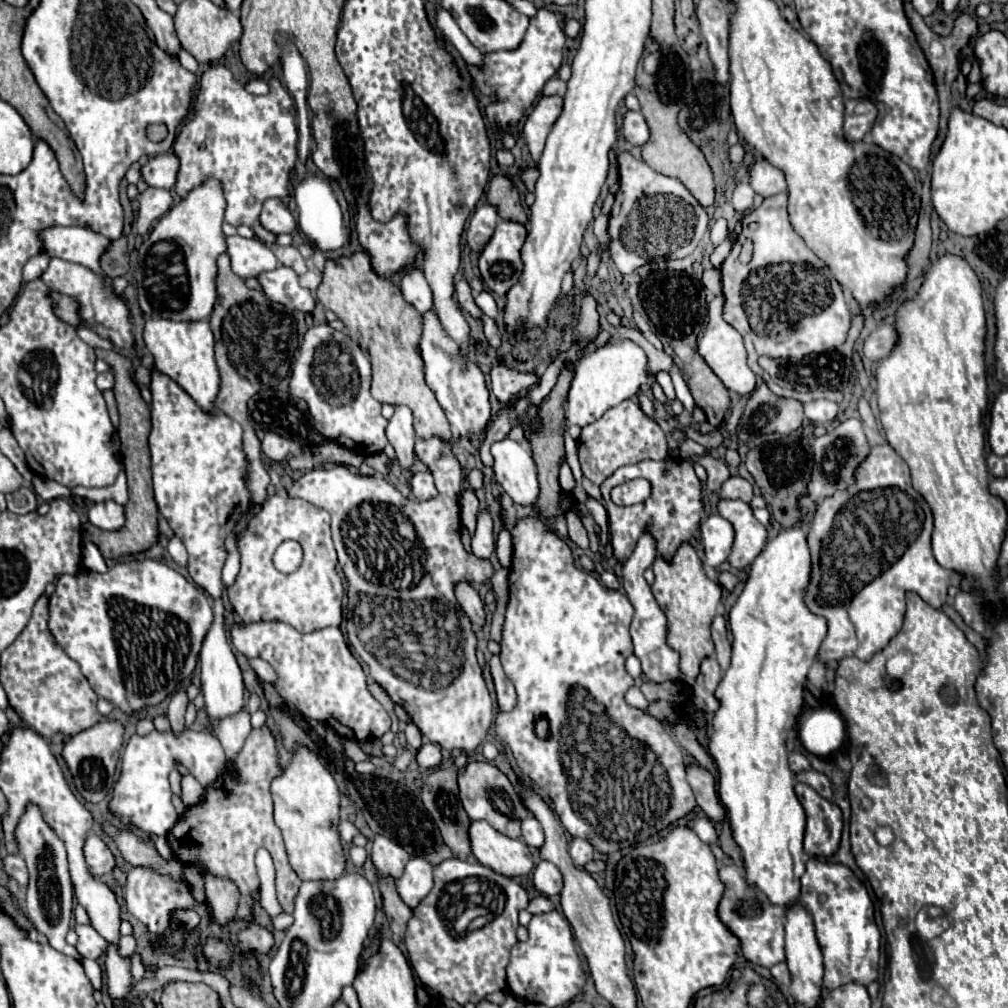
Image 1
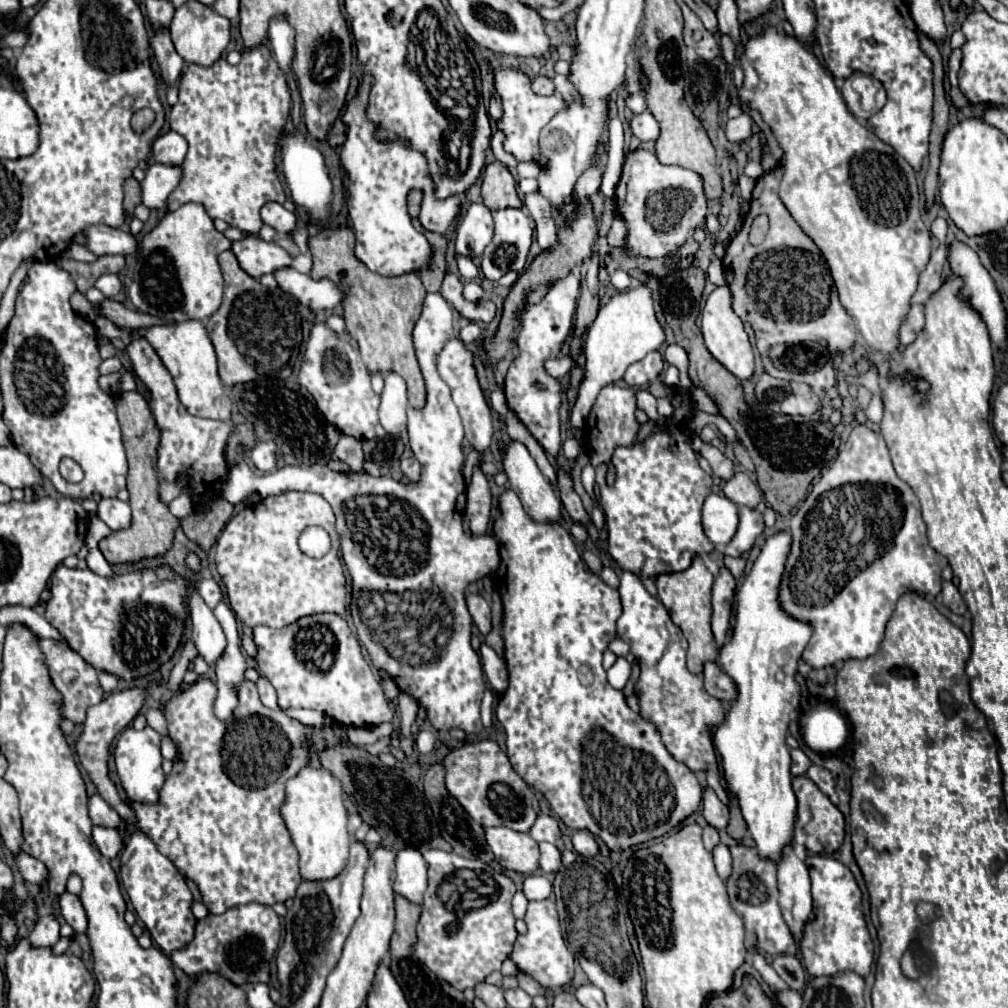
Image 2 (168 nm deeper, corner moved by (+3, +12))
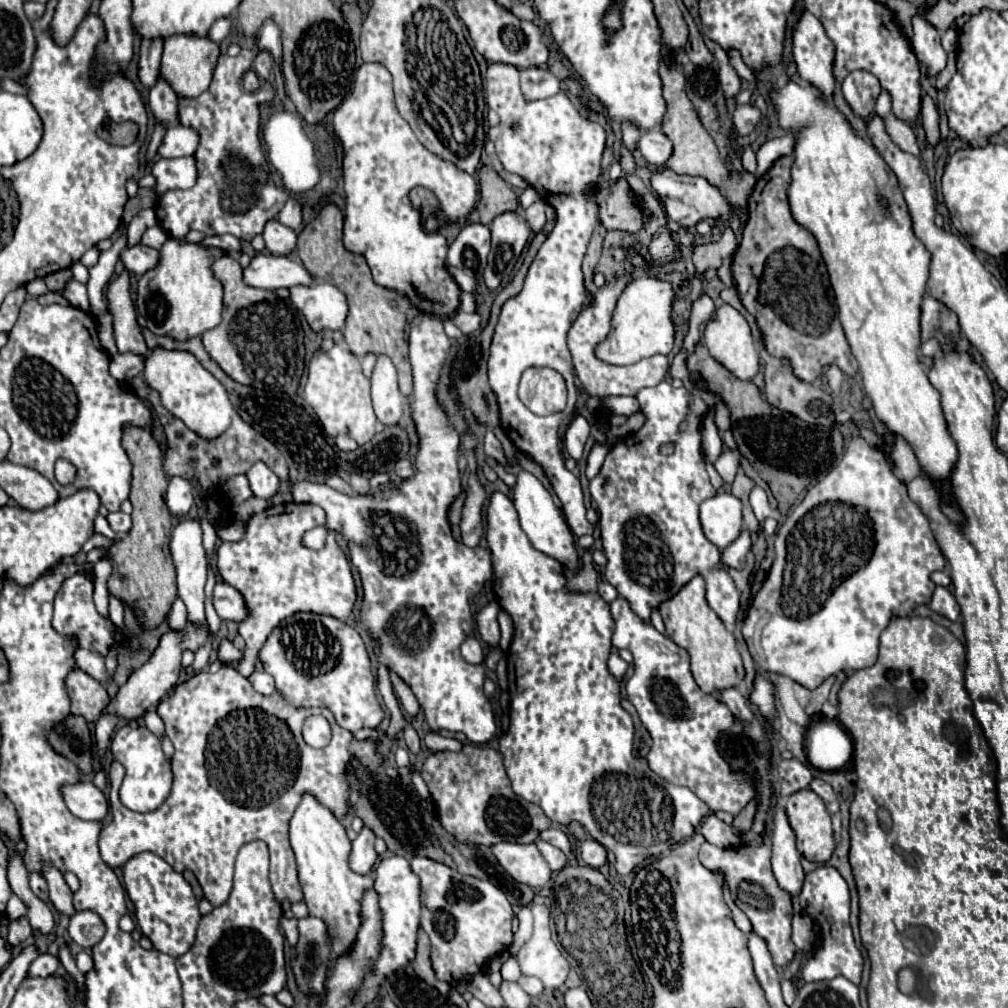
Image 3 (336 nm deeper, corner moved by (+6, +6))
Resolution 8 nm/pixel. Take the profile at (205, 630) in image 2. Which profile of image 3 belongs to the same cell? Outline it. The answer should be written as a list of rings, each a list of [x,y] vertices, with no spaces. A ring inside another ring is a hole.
[[[182,519],[172,529],[170,551],[172,551],[172,561],[176,565],[176,575],[178,575],[178,597],[184,601],[184,605],[188,609],[188,621],[196,627],[204,627],[206,625],[204,585],[206,585],[206,579],[208,579],[208,561],[206,561],[206,549],[202,545],[200,523],[192,521],[192,519]]]

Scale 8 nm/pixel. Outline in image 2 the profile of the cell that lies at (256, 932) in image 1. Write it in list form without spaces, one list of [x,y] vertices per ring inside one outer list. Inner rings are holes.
[[[245,903],[227,909],[221,915],[209,913],[205,919],[197,921],[195,927],[195,937],[193,941],[181,949],[171,953],[171,961],[191,979],[197,979],[205,973],[219,973],[221,977],[229,979],[233,985],[245,985],[245,983],[269,983],[271,981],[271,961],[279,949],[279,939],[281,939],[281,921],[273,907],[261,905],[261,903]]]

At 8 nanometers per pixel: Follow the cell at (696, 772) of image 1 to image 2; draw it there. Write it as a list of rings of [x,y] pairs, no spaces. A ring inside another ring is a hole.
[[[705,789],[703,793],[703,817],[717,831],[725,829],[729,823],[729,809],[717,799],[717,795],[711,789]]]

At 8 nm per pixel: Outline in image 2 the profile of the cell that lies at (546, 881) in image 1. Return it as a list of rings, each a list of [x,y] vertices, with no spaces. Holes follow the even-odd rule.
[[[539,843],[539,849],[541,849],[541,859],[539,859],[541,869],[545,873],[557,871],[561,867],[561,851],[553,843]]]

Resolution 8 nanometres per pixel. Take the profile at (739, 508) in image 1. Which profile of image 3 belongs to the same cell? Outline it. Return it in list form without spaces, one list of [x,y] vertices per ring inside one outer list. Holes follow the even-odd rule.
[[[742,529],[740,537],[722,551],[722,563],[726,567],[742,569],[744,563],[746,563],[746,553],[748,551],[750,551],[750,531],[748,529]]]

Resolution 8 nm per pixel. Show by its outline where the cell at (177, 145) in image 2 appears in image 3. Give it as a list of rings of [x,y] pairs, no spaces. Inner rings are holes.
[[[180,123],[168,127],[162,145],[158,147],[158,155],[164,159],[178,159],[194,155],[198,147],[198,133]]]

